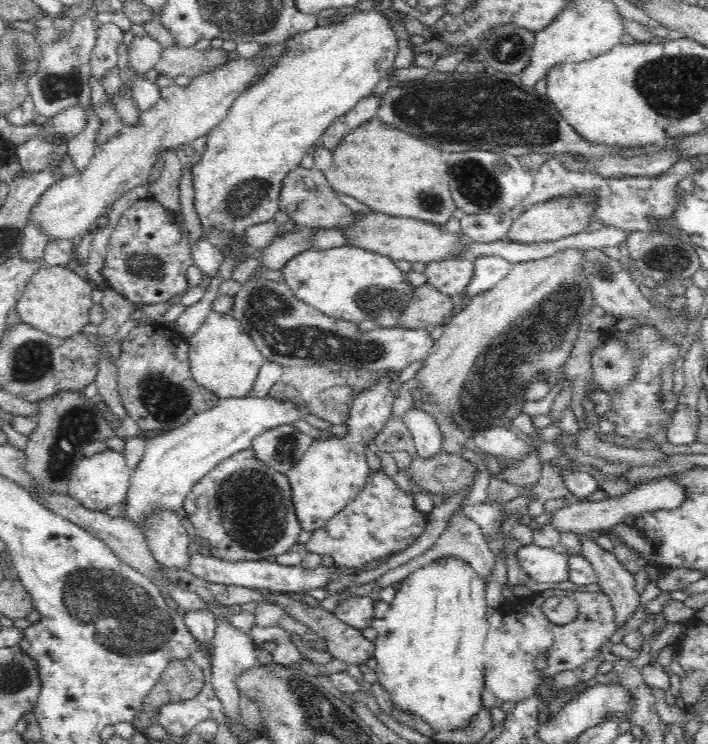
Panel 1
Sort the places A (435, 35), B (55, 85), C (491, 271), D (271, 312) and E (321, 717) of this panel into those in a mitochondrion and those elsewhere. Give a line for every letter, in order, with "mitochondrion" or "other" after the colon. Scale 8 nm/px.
A: other
B: mitochondrion
C: other
D: mitochondrion
E: mitochondrion

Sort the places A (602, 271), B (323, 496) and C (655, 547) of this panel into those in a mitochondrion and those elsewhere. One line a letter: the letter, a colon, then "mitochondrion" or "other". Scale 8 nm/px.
A: mitochondrion
B: other
C: other

